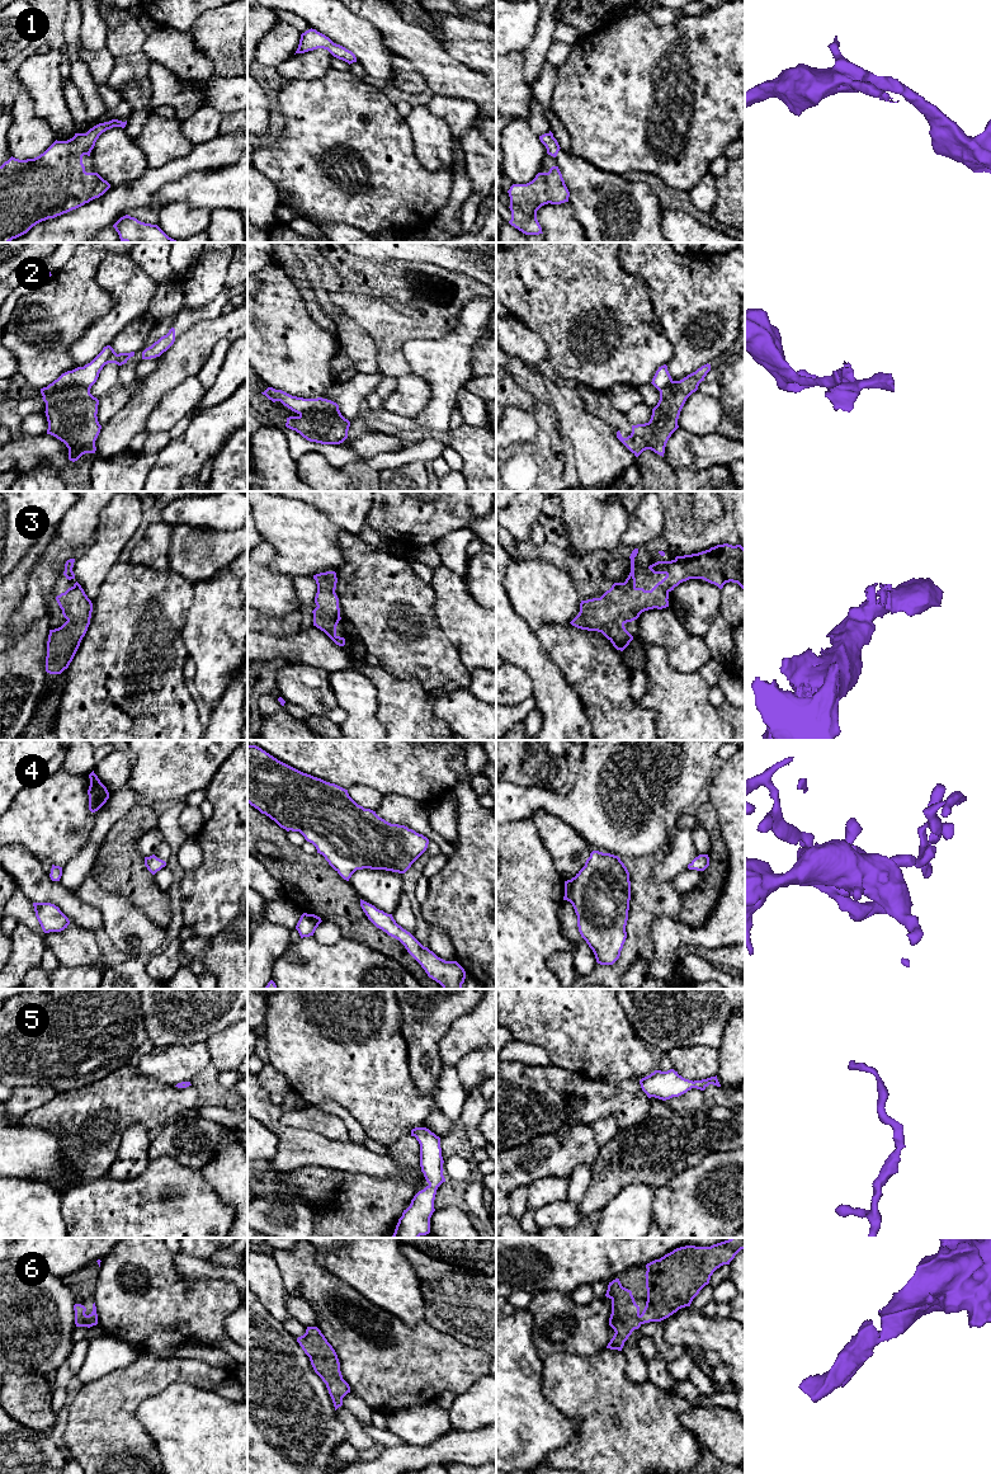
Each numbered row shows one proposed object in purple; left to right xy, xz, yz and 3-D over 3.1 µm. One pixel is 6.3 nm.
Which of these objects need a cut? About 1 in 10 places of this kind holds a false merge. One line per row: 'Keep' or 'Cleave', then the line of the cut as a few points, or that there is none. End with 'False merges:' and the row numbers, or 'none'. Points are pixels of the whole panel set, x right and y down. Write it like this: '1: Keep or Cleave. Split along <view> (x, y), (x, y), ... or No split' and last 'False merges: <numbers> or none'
1: Keep. No split
2: Cleave. Split along xy (89, 387), (65, 386), (60, 391), (43, 398)
3: Keep. No split
4: Keep. No split
5: Keep. No split
6: Keep. No split
False merges: 2

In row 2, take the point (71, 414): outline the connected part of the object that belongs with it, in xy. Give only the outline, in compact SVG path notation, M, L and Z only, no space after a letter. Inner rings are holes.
M67 386L42 399L46 402L47 434L66 444L69 460L75 462L85 453L95 453L102 425L96 416L99 400L90 394L90 388Z

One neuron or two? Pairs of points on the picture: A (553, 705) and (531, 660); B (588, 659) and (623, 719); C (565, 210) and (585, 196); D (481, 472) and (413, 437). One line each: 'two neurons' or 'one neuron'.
A: one neuron
B: one neuron
C: two neurons
D: one neuron

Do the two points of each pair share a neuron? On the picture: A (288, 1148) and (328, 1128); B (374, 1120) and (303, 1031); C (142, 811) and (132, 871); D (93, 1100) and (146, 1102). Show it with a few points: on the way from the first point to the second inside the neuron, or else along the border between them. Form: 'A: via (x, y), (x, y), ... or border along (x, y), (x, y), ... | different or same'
A: border along (288, 1126), (307, 1129), (330, 1139), (347, 1140) | different
B: via (371, 1098), (325, 1053) | same
C: via (131, 827), (128, 829), (128, 856) | same
D: via (105, 1100), (133, 1100) | same

